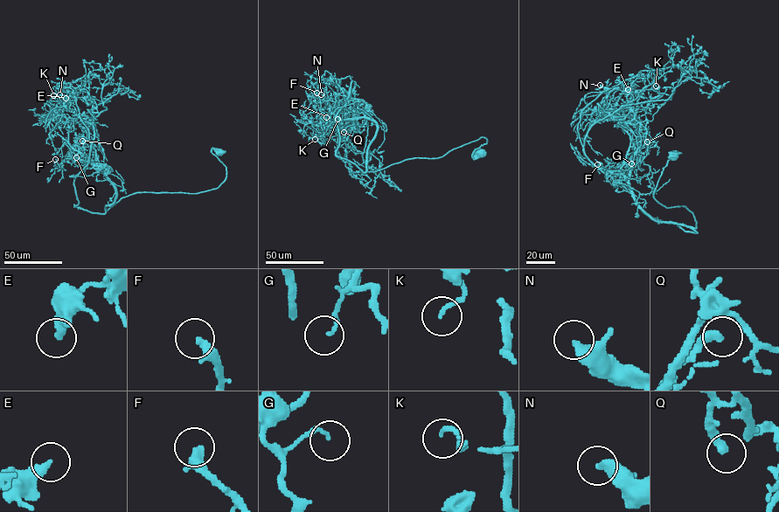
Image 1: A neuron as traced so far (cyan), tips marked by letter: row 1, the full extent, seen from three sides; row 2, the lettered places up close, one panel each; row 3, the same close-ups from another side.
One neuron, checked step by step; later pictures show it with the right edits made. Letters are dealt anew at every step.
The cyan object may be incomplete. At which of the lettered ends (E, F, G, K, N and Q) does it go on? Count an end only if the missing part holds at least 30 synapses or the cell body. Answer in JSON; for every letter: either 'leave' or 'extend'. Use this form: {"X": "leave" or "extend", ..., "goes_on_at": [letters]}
{"E": "leave", "F": "extend", "G": "leave", "K": "leave", "N": "leave", "Q": "leave", "goes_on_at": ["F"]}

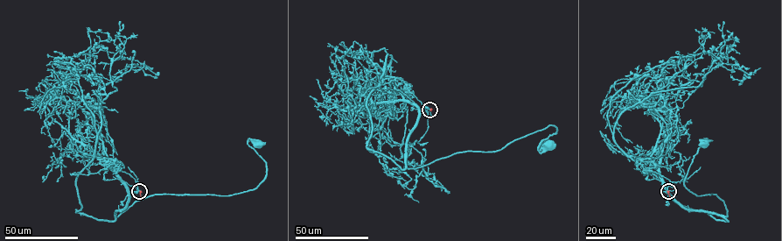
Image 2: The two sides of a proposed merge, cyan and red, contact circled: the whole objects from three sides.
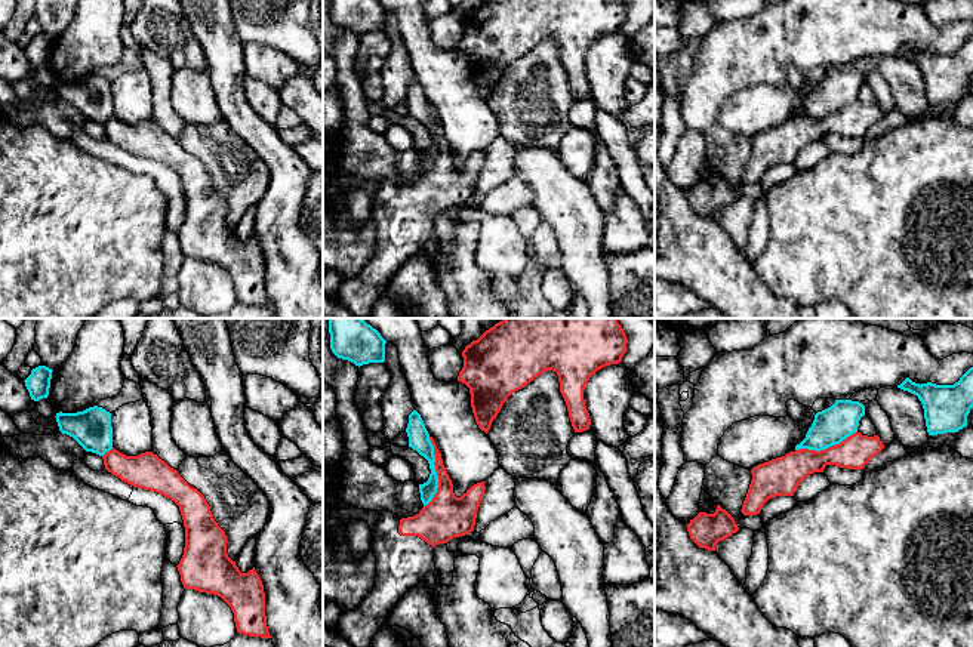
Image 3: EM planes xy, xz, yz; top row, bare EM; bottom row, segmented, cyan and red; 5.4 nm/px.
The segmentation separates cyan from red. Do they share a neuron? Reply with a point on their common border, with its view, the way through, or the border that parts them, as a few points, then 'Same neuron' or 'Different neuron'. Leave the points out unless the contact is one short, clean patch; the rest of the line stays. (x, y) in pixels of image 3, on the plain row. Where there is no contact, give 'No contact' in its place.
Touches cyan at xz (436, 141). Different neuron

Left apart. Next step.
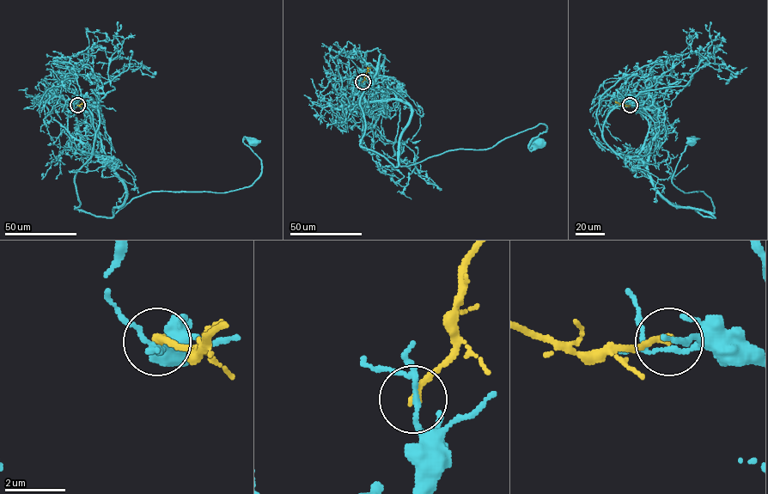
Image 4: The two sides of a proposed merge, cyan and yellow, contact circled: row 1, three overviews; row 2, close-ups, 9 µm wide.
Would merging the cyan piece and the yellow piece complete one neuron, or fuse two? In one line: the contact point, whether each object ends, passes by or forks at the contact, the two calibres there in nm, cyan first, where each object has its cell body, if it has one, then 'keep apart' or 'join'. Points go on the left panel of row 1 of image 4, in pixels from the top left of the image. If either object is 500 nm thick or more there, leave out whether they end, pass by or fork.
(77, 105) | cyan passes by | yellow ends | 130/260 nm | cyan (254, 142) | yellow none | keep apart

